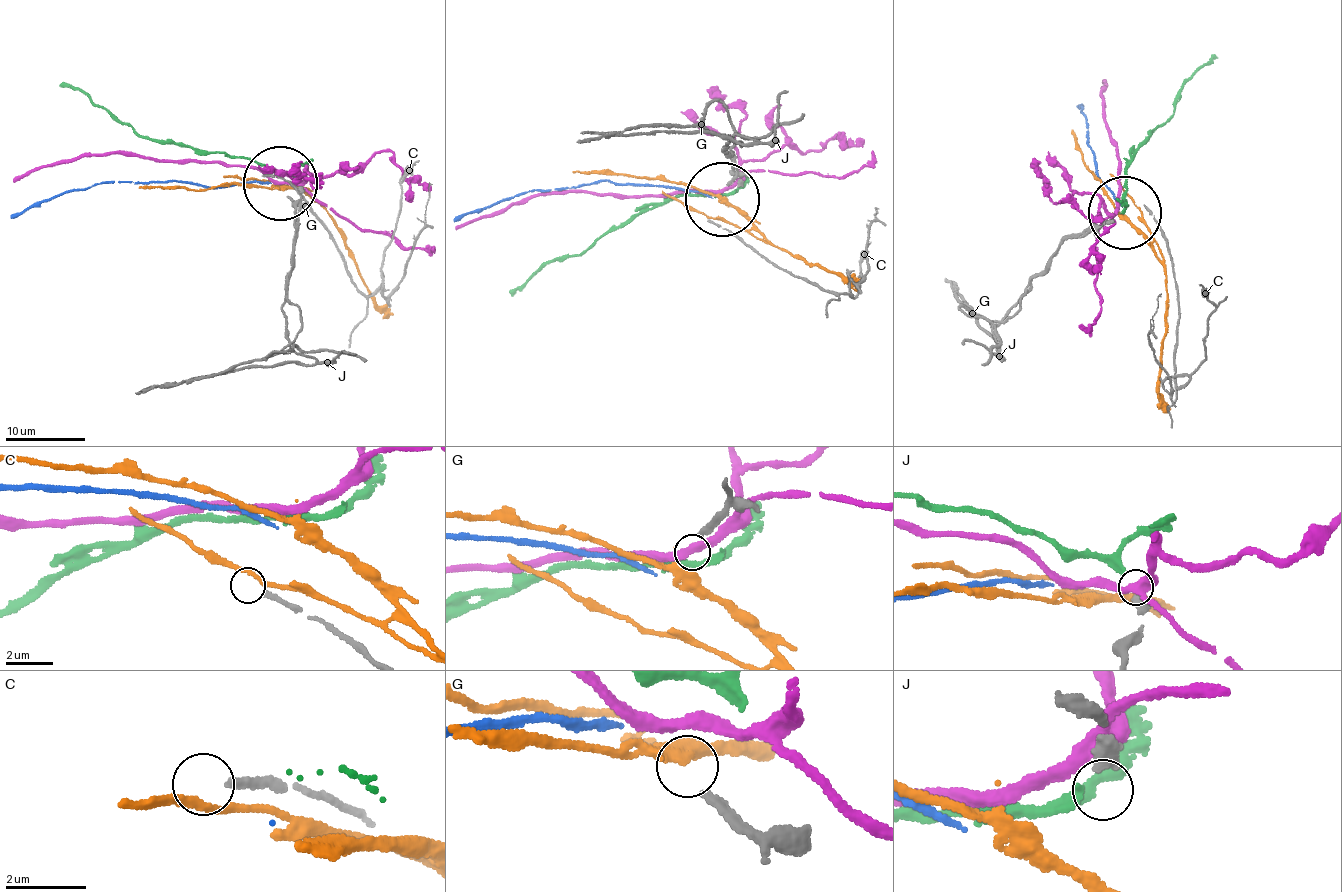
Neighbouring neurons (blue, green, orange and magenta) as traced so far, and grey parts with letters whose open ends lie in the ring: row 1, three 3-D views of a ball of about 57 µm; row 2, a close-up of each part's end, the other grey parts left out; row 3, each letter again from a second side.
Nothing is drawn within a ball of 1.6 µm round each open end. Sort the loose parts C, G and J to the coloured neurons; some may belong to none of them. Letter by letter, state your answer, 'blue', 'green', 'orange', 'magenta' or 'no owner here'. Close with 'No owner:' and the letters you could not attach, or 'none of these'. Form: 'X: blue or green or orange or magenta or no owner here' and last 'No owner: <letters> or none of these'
C: no owner here
G: orange
J: green
No owner: C

